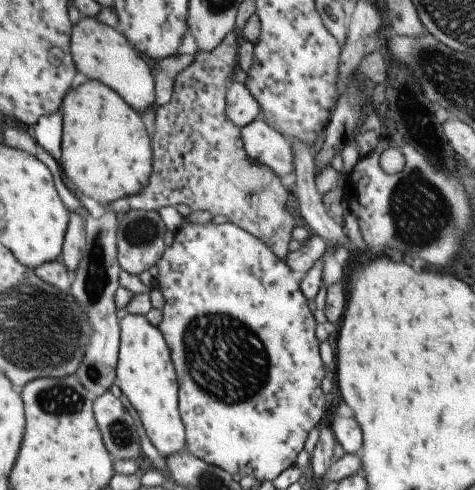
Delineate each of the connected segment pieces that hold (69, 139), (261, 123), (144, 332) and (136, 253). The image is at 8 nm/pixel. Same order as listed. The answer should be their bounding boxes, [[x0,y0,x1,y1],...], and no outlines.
[[59,79,154,204],[242,119,294,176],[117,313,186,457],[118,209,167,275]]

